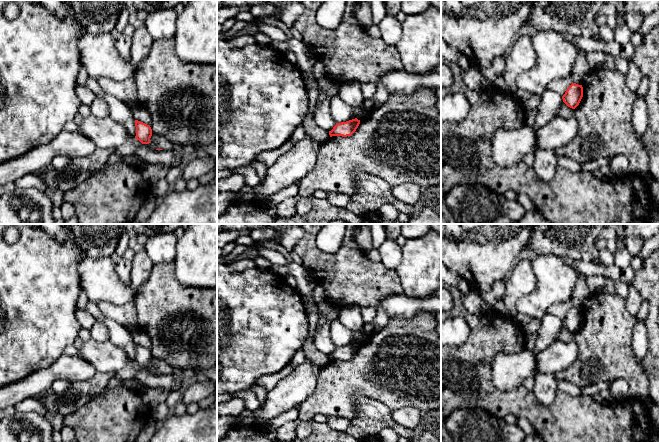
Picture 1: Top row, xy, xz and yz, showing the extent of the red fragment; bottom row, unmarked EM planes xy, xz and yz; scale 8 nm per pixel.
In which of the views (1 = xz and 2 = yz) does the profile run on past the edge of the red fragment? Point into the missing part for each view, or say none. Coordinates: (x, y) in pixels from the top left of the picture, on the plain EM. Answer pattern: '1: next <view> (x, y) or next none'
1: next none
2: next none

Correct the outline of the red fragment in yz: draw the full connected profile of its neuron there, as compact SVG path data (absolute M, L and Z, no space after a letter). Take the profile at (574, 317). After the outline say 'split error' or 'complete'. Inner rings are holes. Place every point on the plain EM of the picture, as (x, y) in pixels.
M572 307L567 312L565 318L562 320L563 326L570 332L575 333L583 321L583 311L576 307Z | complete

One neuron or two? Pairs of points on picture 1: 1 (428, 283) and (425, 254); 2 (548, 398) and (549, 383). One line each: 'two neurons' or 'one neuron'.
1: one neuron
2: one neuron

